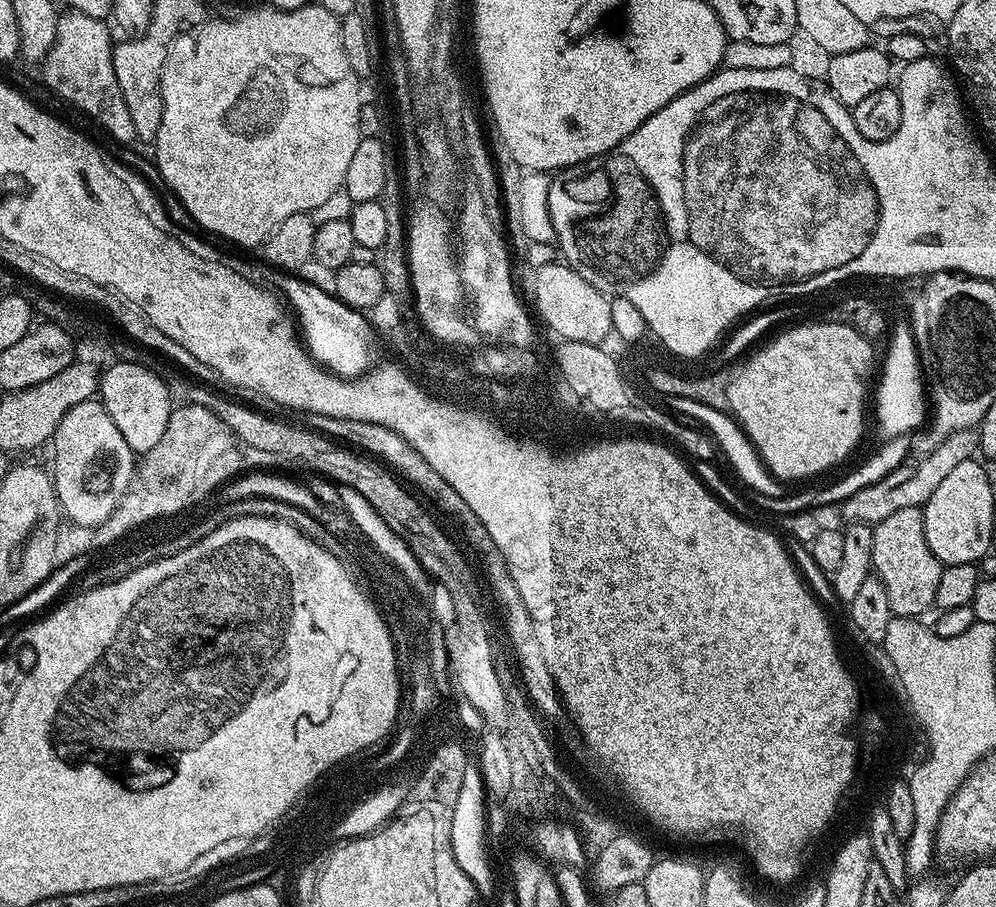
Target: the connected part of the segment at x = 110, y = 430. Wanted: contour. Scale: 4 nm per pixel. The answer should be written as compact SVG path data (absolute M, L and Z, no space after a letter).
M93 398L71 407L63 415L58 428L50 441L54 462L50 472L56 490L56 497L60 502L60 511L65 517L68 516L80 528L93 530L102 525L108 518L119 500L122 498L128 482L136 465L136 454L132 447L118 431L118 426L113 422L105 406L99 399Z

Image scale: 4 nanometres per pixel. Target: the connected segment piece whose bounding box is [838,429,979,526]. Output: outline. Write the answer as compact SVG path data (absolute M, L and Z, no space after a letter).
M973 429L955 432L940 443L928 456L921 457L916 468L903 464L891 471L881 480L850 494L839 505L838 510L845 516L848 524L870 524L875 526L882 518L890 518L890 514L898 510L923 508L939 483L954 470L959 463L973 459L979 451L979 433Z

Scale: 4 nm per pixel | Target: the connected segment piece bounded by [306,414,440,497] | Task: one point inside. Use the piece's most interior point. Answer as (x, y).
(379, 442)

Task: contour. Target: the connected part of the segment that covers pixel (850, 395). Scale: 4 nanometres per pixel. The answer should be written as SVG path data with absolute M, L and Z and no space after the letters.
M835 322L827 323L800 324L797 328L792 328L789 332L784 332L781 336L774 337L765 348L757 347L751 353L753 356L737 370L736 377L728 384L727 411L731 413L737 424L743 428L745 435L751 440L768 471L784 482L804 480L807 476L816 476L819 472L824 472L827 468L834 467L839 460L844 460L847 456L849 459L857 449L854 441L856 440L858 425L865 420L862 416L862 402L866 402L870 398L870 386L868 390L868 383L870 385L873 383L874 372L872 376L872 367L875 369L878 364L878 354L876 358L876 352L872 349L875 348L873 341L868 340L862 334L858 334L858 330L854 330L845 324L837 324Z

